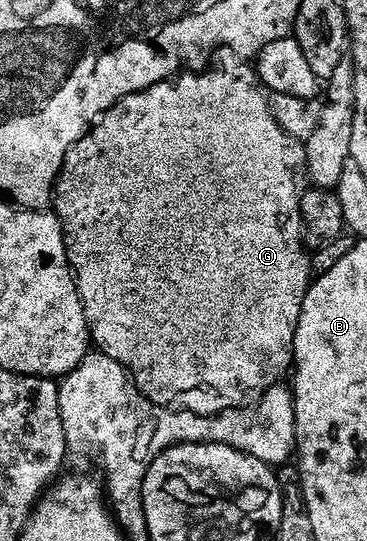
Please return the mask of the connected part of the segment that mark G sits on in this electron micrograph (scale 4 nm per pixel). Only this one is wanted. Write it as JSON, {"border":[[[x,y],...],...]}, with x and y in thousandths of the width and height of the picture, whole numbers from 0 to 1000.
{"border":[[[643,116],[643,118],[654,118],[654,120],[621,120],[621,122],[616,122],[616,124],[613,124],[613,128],[567,128],[567,129],[561,129],[561,131],[559,131],[559,135],[501,135],[501,133],[512,133],[512,131],[490,131],[490,133],[482,133],[482,135],[480,135],[480,137],[477,137],[477,140],[471,140],[471,142],[469,142],[469,144],[466,144],[466,146],[450,146],[450,148],[441,148],[441,150],[425,150],[425,152],[422,152],[422,153],[420,153],[420,155],[414,155],[414,157],[409,157],[409,159],[403,159],[403,161],[398,161],[398,163],[395,163],[395,165],[381,165],[381,166],[379,166],[379,168],[376,168],[376,170],[373,170],[373,172],[349,172],[349,174],[346,174],[346,176],[341,176],[341,179],[322,179],[322,181],[319,181],[319,183],[316,183],[316,189],[313,189],[313,190],[311,190],[311,192],[308,192],[308,194],[300,194],[300,196],[294,196],[294,200],[292,200],[292,201],[286,201],[286,203],[283,203],[283,207],[281,207],[281,209],[275,209],[275,211],[272,211],[272,214],[270,214],[270,216],[264,216],[264,218],[262,218],[262,222],[259,222],[259,224],[253,224],[253,226],[251,226],[251,229],[248,229],[248,231],[243,231],[243,235],[240,235],[240,240],[237,240],[237,242],[232,242],[232,244],[229,244],[229,248],[223,248],[223,250],[221,250],[221,253],[215,253],[215,255],[213,255],[213,257],[210,257],[210,261],[207,261],[207,262],[204,262],[204,264],[199,264],[199,268],[196,268],[196,270],[191,270],[191,274],[185,274],[185,277],[183,277],[183,279],[180,279],[180,287],[177,287],[177,288],[174,288],[174,299],[169,299],[169,303],[166,303],[166,305],[163,305],[163,322],[158,322],[158,325],[155,325],[155,327],[153,327],[153,333],[150,333],[150,336],[147,336],[147,348],[144,348],[144,351],[142,351],[142,368],[139,368],[139,373],[136,373],[136,379],[139,379],[139,384],[142,384],[142,386],[144,386],[144,388],[147,388],[147,392],[150,392],[150,397],[153,397],[153,403],[155,403],[155,405],[161,405],[161,409],[163,409],[163,418],[166,418],[166,420],[169,420],[169,427],[172,427],[172,429],[174,429],[174,460],[177,460],[177,462],[180,462],[180,464],[183,464],[183,466],[185,466],[185,488],[188,488],[188,492],[191,492],[191,495],[193,495],[193,499],[196,499],[196,503],[199,503],[199,506],[202,506],[202,510],[204,510],[204,514],[207,514],[207,540],[210,540],[210,542],[215,542],[215,545],[218,545],[218,558],[221,558],[221,560],[223,560],[223,567],[226,567],[226,569],[229,569],[229,580],[232,580],[232,582],[234,582],[234,597],[237,597],[237,599],[240,599],[240,619],[243,619],[243,625],[245,625],[245,630],[248,630],[248,636],[251,636],[251,638],[253,638],[253,640],[259,640],[259,643],[262,643],[262,645],[264,645],[264,647],[270,647],[270,651],[278,651],[278,652],[286,652],[286,654],[289,654],[289,656],[300,656],[300,664],[311,664],[311,665],[313,665],[313,667],[319,667],[319,671],[322,671],[322,673],[324,673],[324,675],[335,675],[335,677],[338,677],[338,680],[341,680],[341,682],[346,682],[346,684],[349,684],[349,688],[351,688],[351,691],[354,691],[354,695],[357,695],[357,701],[360,701],[360,706],[362,706],[362,708],[365,708],[365,710],[368,710],[368,712],[371,712],[371,717],[373,717],[373,719],[379,719],[379,723],[381,723],[381,728],[387,728],[387,730],[390,730],[390,734],[395,734],[395,736],[398,736],[398,738],[409,738],[409,739],[411,739],[411,741],[417,741],[417,745],[422,745],[422,747],[425,747],[425,749],[444,749],[444,750],[450,750],[450,752],[455,752],[455,754],[463,754],[463,756],[504,756],[504,758],[507,758],[507,760],[529,760],[529,762],[531,762],[531,763],[572,763],[572,765],[580,765],[580,763],[602,763],[602,762],[605,762],[605,760],[616,760],[616,758],[619,758],[619,756],[651,756],[651,754],[654,754],[654,750],[657,750],[657,749],[670,749],[670,747],[678,747],[678,745],[684,745],[684,743],[689,743],[689,741],[695,741],[695,739],[698,739],[698,736],[700,736],[700,734],[706,734],[706,732],[708,732],[708,728],[711,728],[711,726],[717,726],[717,725],[719,725],[719,721],[725,721],[725,719],[730,719],[730,717],[736,717],[736,713],[741,713],[741,712],[749,712],[749,710],[755,710],[755,706],[760,706],[760,704],[763,704],[763,702],[766,702],[766,699],[771,699],[771,697],[763,697],[763,695],[768,695],[768,693],[771,693],[771,689],[774,689],[774,695],[777,695],[777,691],[782,691],[782,689],[785,689],[785,688],[787,688],[787,682],[790,682],[790,677],[793,677],[793,671],[796,671],[796,636],[798,636],[798,634],[801,634],[801,612],[804,612],[804,610],[807,610],[807,606],[809,606],[809,604],[812,604],[812,582],[815,582],[815,580],[817,580],[817,577],[820,577],[820,575],[823,575],[823,553],[826,553],[826,551],[828,551],[828,547],[831,547],[831,545],[834,545],[834,538],[837,538],[837,536],[839,536],[839,530],[842,530],[842,525],[845,525],[845,521],[847,521],[847,519],[850,519],[850,518],[853,518],[853,512],[856,512],[856,499],[853,499],[853,495],[850,495],[850,484],[847,484],[847,481],[845,481],[845,468],[842,468],[842,462],[839,462],[839,460],[837,460],[837,458],[834,458],[834,455],[831,455],[831,451],[828,451],[828,447],[826,447],[826,444],[823,444],[823,418],[820,418],[820,414],[817,414],[817,359],[815,359],[815,355],[812,355],[812,340],[809,340],[809,342],[807,342],[807,305],[809,305],[809,312],[812,312],[812,307],[815,307],[815,305],[817,305],[817,303],[820,303],[820,298],[823,298],[823,292],[826,292],[826,287],[828,287],[828,272],[826,272],[826,266],[817,266],[817,264],[812,264],[812,261],[809,261],[809,255],[801,255],[801,253],[793,253],[793,251],[790,251],[790,248],[785,248],[785,246],[782,246],[782,244],[779,244],[779,242],[768,242],[768,235],[757,235],[757,227],[755,227],[755,226],[752,226],[752,222],[749,222],[749,220],[747,220],[747,213],[736,213],[736,198],[733,198],[733,196],[730,196],[730,183],[728,183],[728,177],[725,177],[725,172],[722,172],[722,166],[719,166],[719,165],[717,165],[717,163],[714,163],[714,159],[711,159],[711,155],[708,155],[708,146],[706,146],[706,142],[700,142],[700,140],[698,140],[698,131],[695,131],[695,126],[689,126],[689,122],[687,122],[687,120],[684,120],[684,118],[676,118],[676,116]]]}

